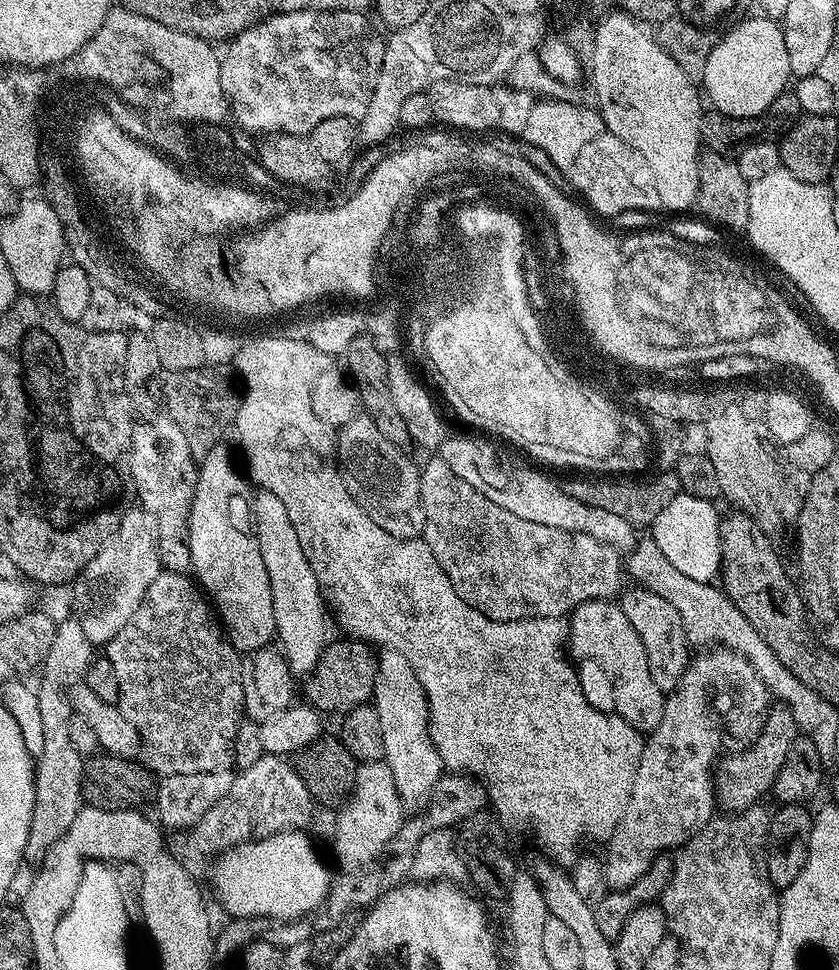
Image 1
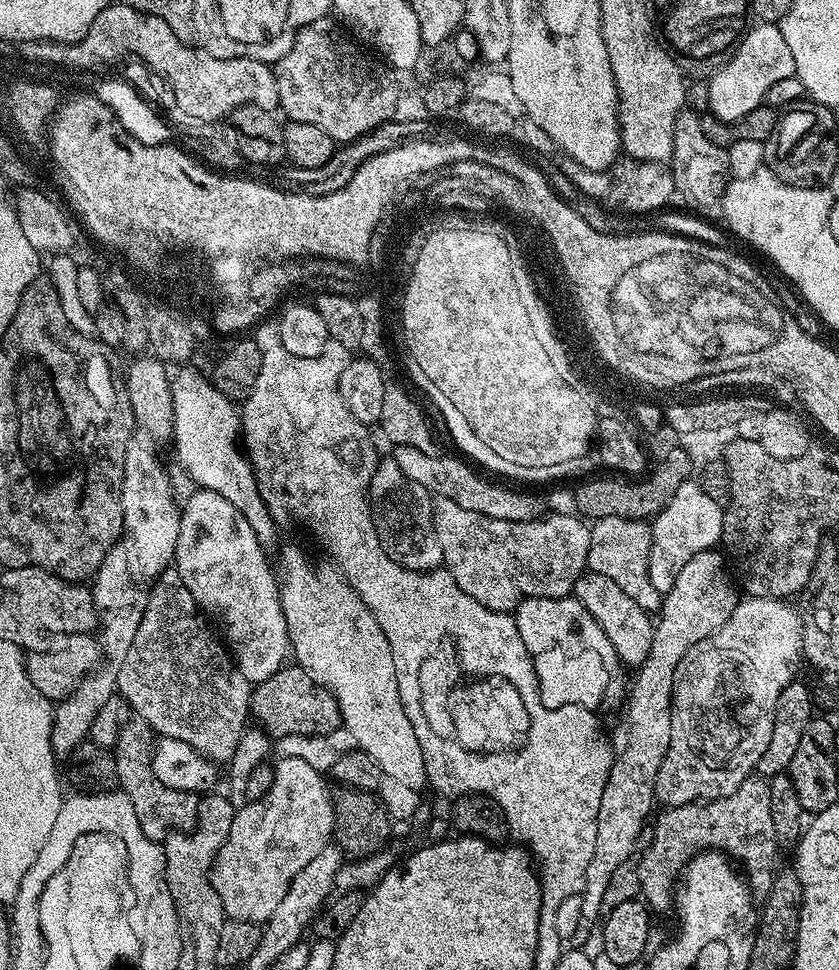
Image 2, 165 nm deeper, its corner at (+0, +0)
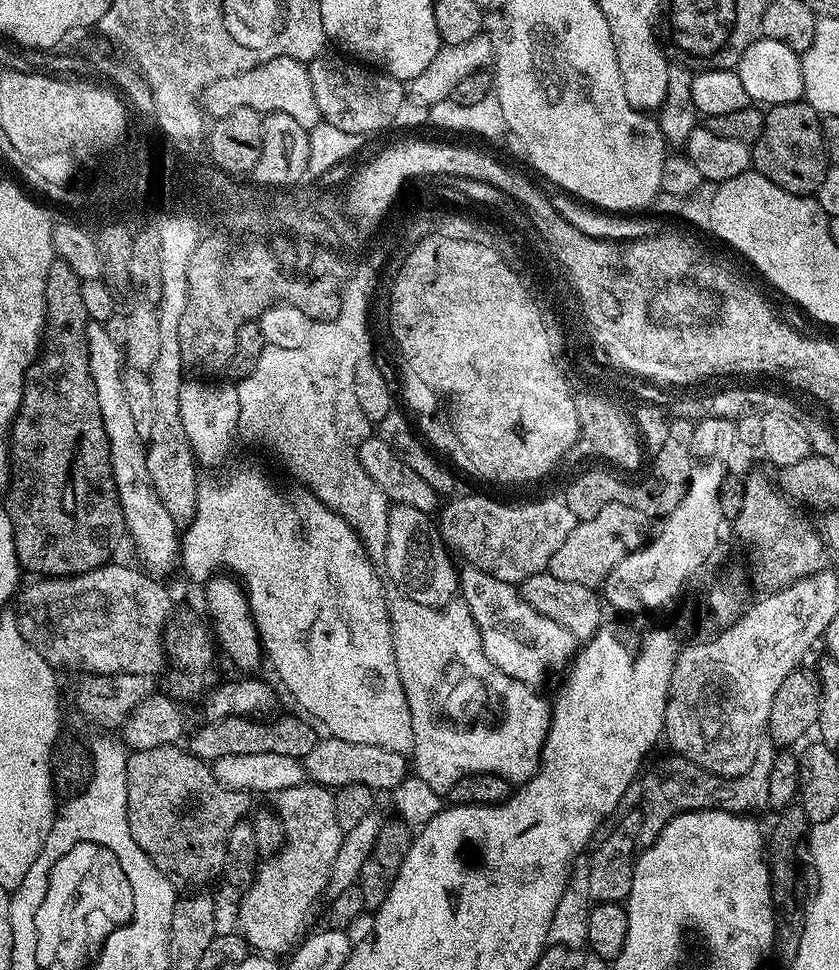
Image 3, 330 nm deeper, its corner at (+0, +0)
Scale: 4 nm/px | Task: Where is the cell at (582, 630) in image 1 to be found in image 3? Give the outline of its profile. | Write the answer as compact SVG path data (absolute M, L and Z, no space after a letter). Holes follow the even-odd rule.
M471 566L459 569L458 596L470 612L488 661L518 682L537 686L543 682L548 668L563 669L578 651L578 641L570 630L546 618L546 614L538 614L538 610L520 599L520 593L513 585L482 570Z

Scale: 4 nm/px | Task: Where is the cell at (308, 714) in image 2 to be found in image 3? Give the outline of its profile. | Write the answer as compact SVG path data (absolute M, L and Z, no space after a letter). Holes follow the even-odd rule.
M247 716L208 720L189 738L188 744L186 743L187 751L200 760L211 762L218 758L226 758L226 754L286 754L303 758L310 750L314 750L318 741L318 734L315 732L317 729L307 719L304 721L296 716L279 716L267 722Z

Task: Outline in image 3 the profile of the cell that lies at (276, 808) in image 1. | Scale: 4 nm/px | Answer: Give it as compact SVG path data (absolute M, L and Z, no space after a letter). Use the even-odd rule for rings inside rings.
M305 782L290 786L290 790L275 793L274 800L280 811L280 820L284 823L284 849L269 864L261 863L257 867L250 883L243 889L244 897L240 900L239 935L243 936L249 949L260 954L288 954L300 943L306 932L304 923L307 922L316 899L325 895L328 875L342 839L342 825L336 816L336 798L327 787Z

